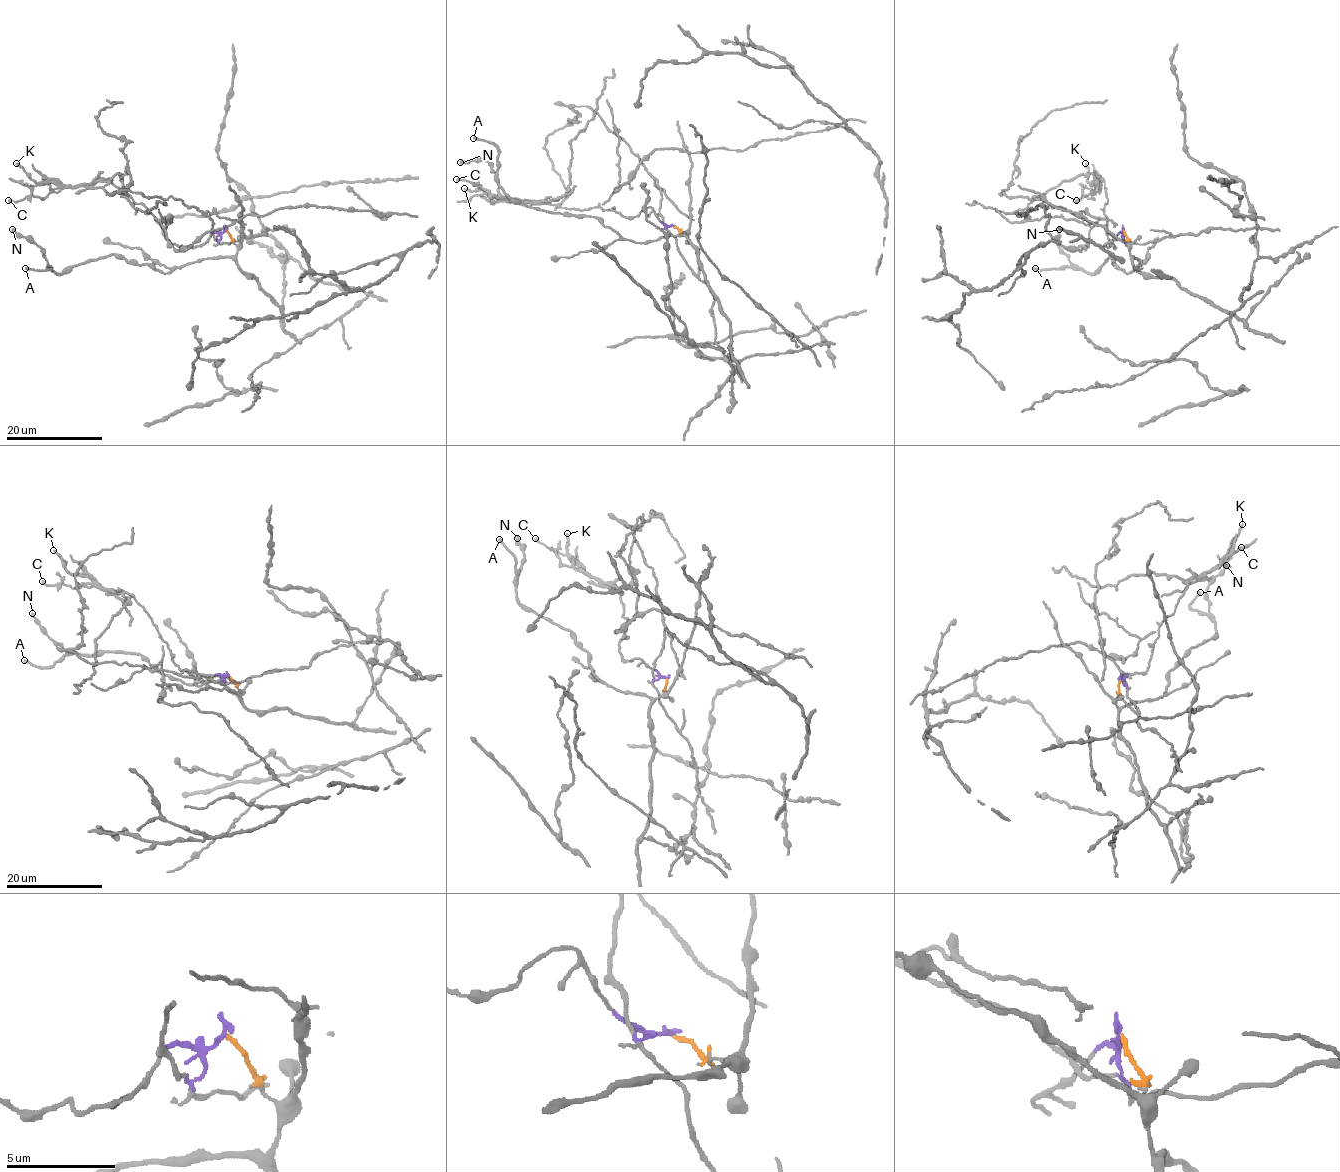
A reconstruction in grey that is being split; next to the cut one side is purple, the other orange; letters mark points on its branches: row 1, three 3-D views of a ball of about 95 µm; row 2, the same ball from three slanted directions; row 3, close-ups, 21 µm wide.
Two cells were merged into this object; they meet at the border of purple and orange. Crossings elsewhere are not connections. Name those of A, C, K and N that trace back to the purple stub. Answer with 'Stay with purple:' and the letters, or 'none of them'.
Stay with purple: C, K

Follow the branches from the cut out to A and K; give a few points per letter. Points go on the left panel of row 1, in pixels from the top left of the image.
A: (226, 230), (236, 246), (233, 257), (168, 272), (113, 254), (60, 274), (25, 268)
K: (224, 230), (213, 233), (203, 245), (178, 247), (141, 204), (110, 181), (36, 183), (15, 162)

